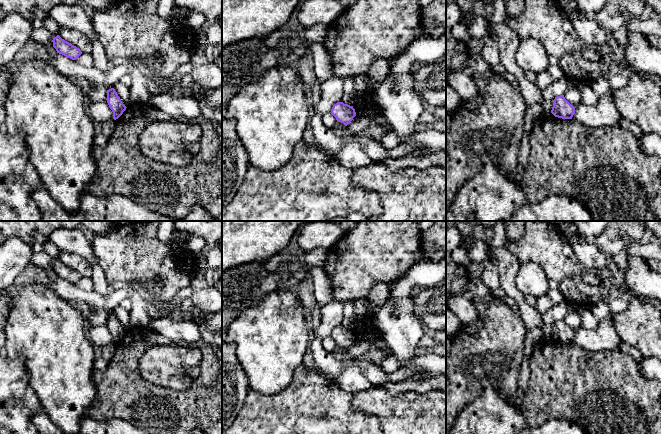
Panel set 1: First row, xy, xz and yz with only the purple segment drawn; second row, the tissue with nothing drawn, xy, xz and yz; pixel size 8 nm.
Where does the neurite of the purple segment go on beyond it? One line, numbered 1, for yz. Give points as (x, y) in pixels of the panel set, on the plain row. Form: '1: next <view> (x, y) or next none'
1: next none

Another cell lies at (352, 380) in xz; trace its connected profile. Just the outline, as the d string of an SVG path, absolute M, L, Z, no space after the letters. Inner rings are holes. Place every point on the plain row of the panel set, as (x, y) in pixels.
M345 351L332 354L344 363L343 371L335 378L341 389L355 395L375 387L361 369L353 363L353 357L349 353Z

